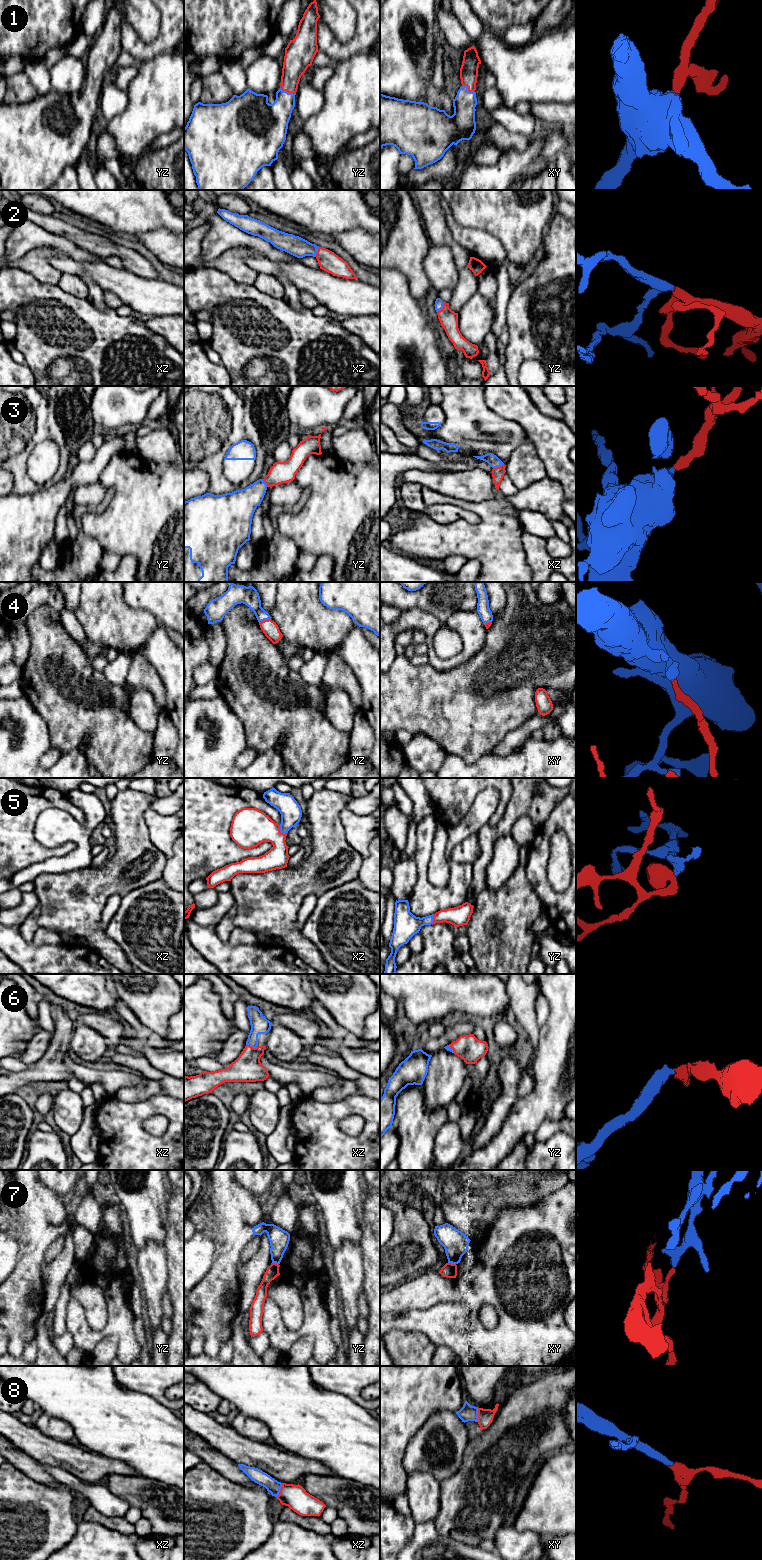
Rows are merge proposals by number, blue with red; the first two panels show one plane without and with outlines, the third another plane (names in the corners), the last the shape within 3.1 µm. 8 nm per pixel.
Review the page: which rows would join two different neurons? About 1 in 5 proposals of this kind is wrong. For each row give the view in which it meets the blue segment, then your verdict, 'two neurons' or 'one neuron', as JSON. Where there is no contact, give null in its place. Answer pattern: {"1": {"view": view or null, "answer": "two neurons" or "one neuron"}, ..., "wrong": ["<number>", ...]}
{"1": {"view": "xy", "answer": "one neuron"}, "2": {"view": "yz", "answer": "one neuron"}, "3": {"view": "xz", "answer": "one neuron"}, "4": {"view": "yz", "answer": "one neuron"}, "5": {"view": "xz", "answer": "one neuron"}, "6": {"view": "xz", "answer": "one neuron"}, "7": {"view": "xy", "answer": "two neurons"}, "8": {"view": "xz", "answer": "one neuron"}, "wrong": ["7"]}

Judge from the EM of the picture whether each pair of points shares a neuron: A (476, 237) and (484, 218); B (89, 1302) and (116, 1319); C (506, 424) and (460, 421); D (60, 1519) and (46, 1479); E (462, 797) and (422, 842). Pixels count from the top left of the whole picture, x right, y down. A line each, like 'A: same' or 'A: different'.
A: different
B: different
C: same
D: different
E: different

